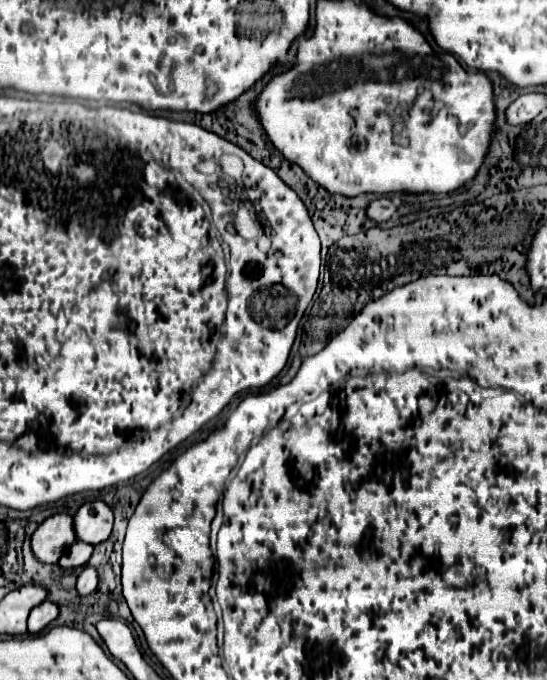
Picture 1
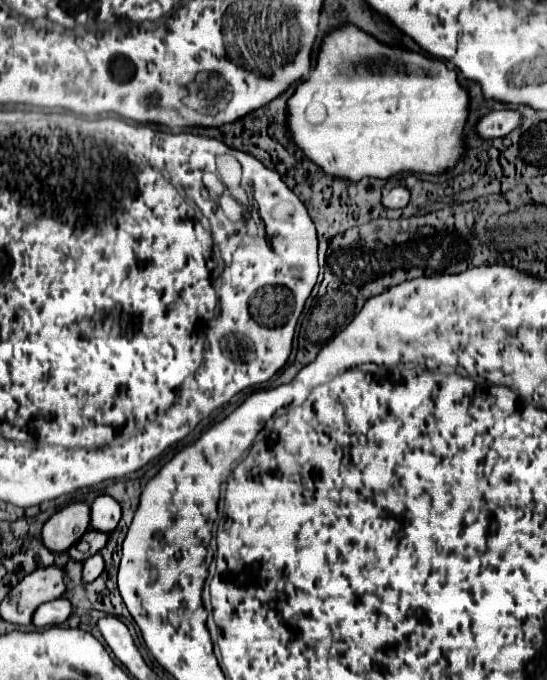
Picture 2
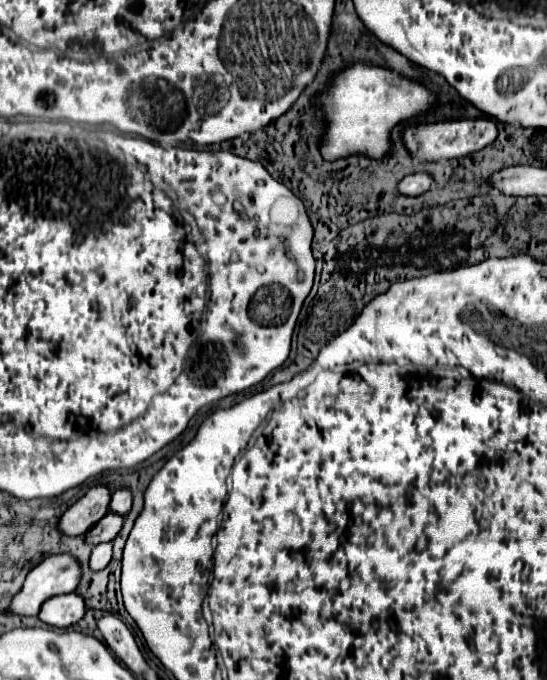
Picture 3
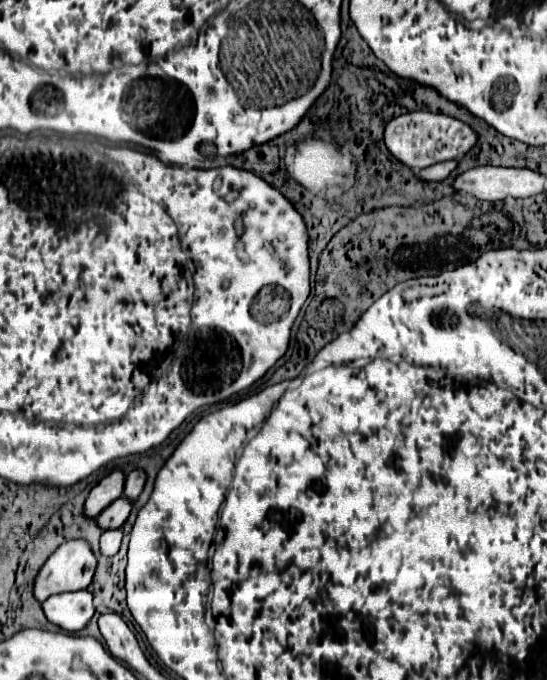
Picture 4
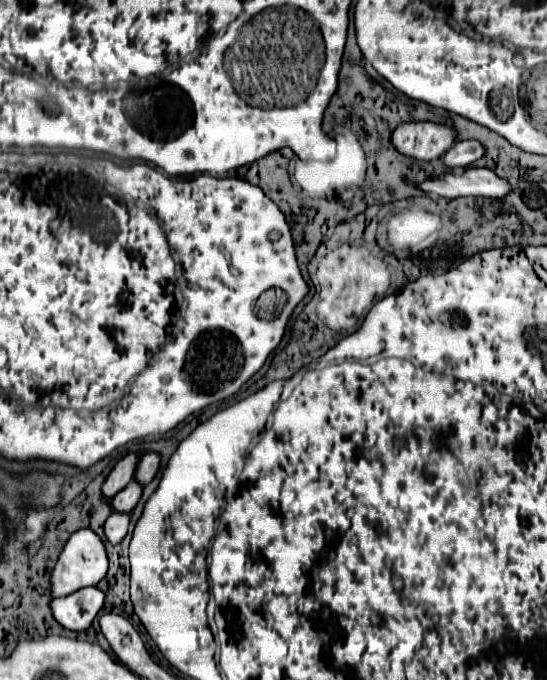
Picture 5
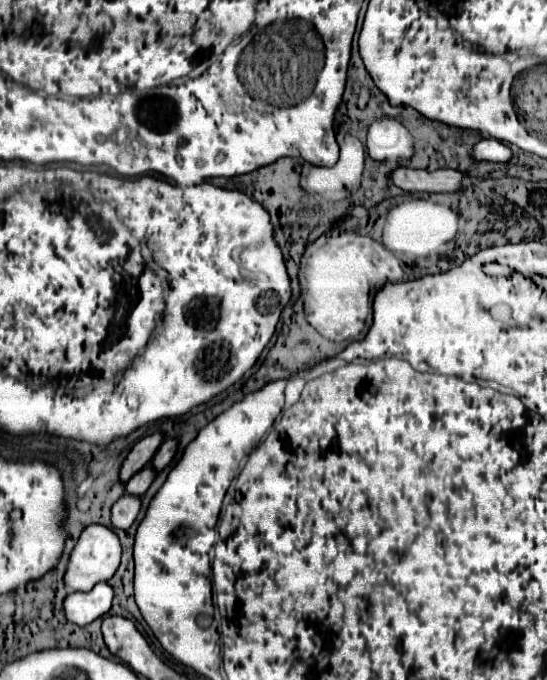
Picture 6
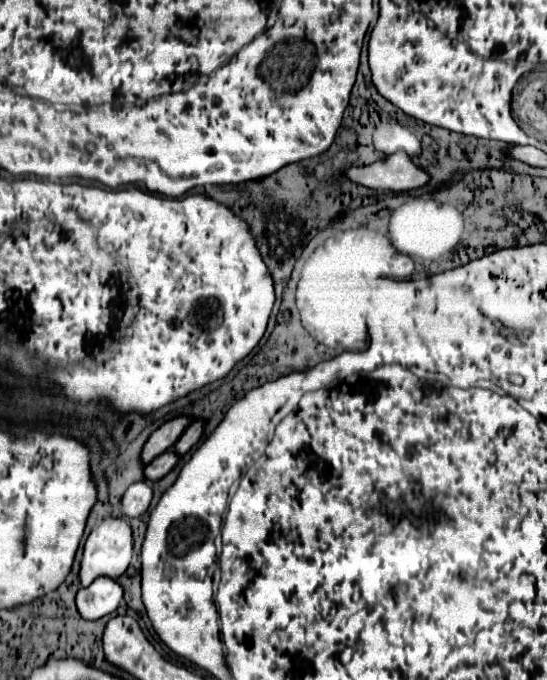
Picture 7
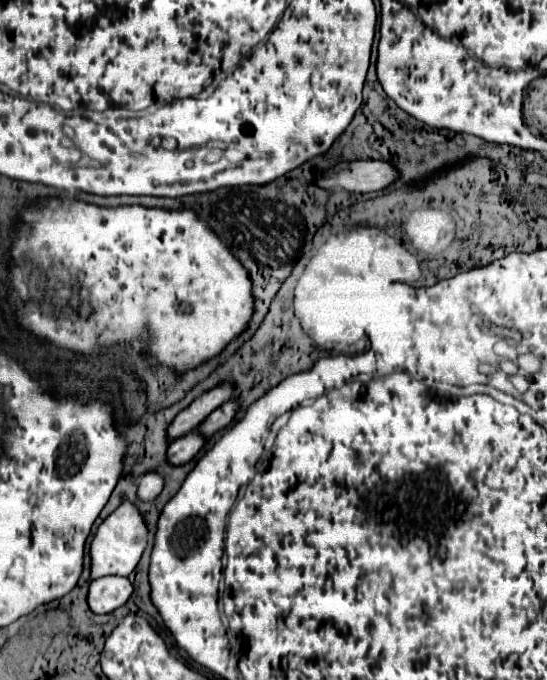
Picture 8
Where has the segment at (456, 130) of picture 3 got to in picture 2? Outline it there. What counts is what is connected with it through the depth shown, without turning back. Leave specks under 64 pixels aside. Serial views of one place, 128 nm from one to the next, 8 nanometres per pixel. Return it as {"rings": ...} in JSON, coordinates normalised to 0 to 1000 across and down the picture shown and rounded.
{"rings":[[[921,159],[914,165],[896,165],[892,171],[885,171],[874,182],[874,197],[881,203],[907,203],[907,200],[925,200],[932,197],[940,188],[951,185],[954,168],[940,159]]]}

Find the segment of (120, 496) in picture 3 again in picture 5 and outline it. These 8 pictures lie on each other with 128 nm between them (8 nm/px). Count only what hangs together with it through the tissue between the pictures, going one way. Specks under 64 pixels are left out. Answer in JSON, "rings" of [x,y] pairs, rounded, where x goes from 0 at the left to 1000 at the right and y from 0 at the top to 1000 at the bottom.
{"rings":[[[282,665],[263,668],[263,671],[256,674],[256,679],[252,679],[252,685],[249,685],[245,706],[249,706],[252,712],[260,712],[260,715],[271,712],[271,709],[285,700],[289,685],[293,685],[293,671],[289,671],[289,668],[282,668]]]}

